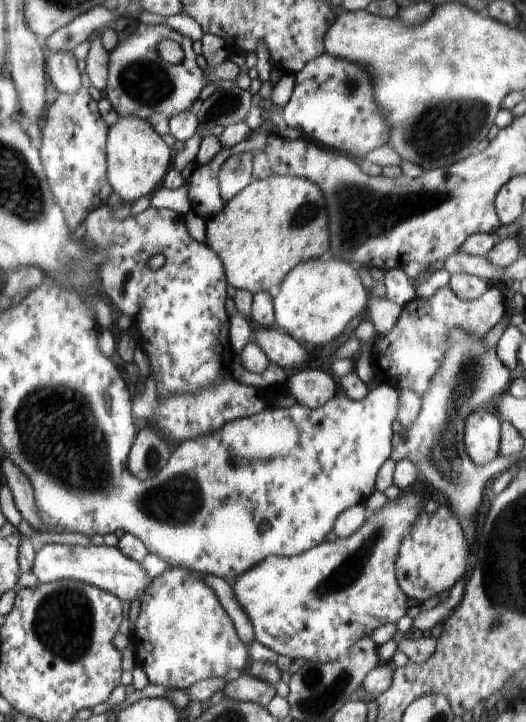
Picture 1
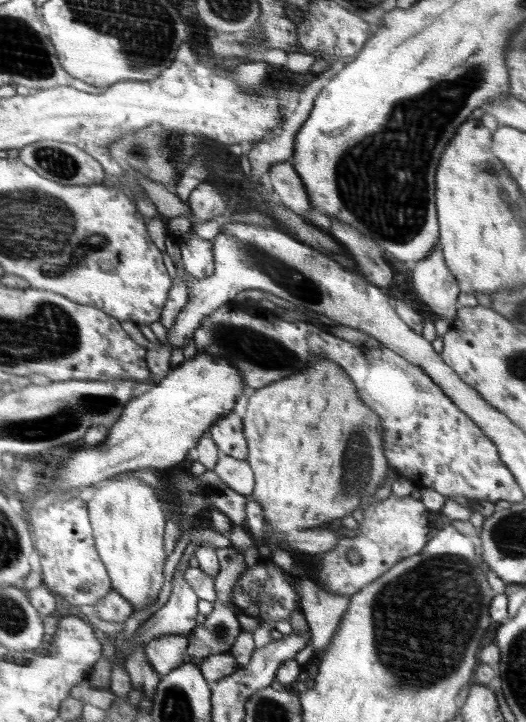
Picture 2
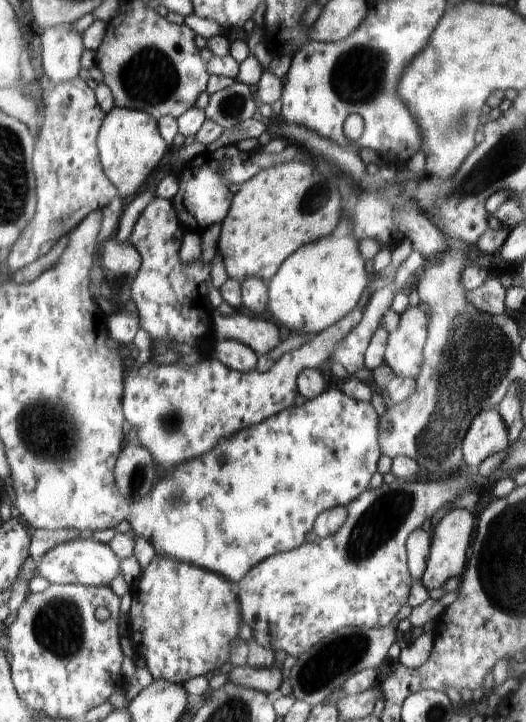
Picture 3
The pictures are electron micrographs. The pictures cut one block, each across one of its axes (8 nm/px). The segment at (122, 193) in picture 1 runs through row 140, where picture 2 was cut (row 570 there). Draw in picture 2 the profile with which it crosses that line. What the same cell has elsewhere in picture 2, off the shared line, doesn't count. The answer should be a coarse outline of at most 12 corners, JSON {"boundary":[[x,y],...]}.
{"boundary":[[136,480],[87,503],[95,546],[134,610],[164,586],[164,512]]}

